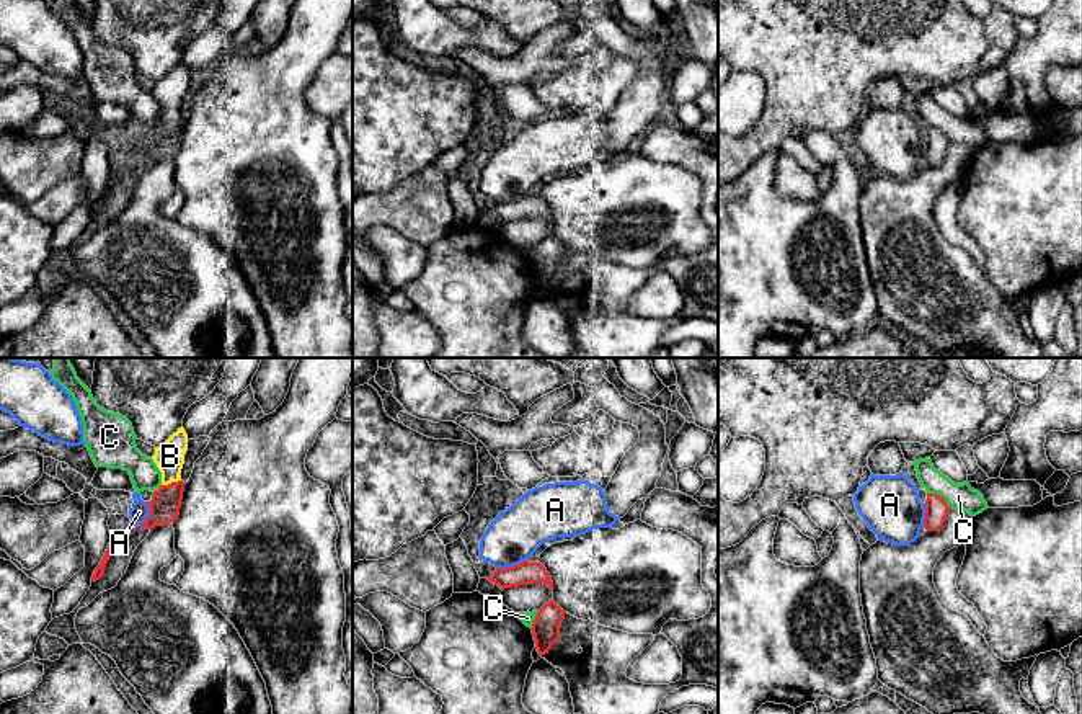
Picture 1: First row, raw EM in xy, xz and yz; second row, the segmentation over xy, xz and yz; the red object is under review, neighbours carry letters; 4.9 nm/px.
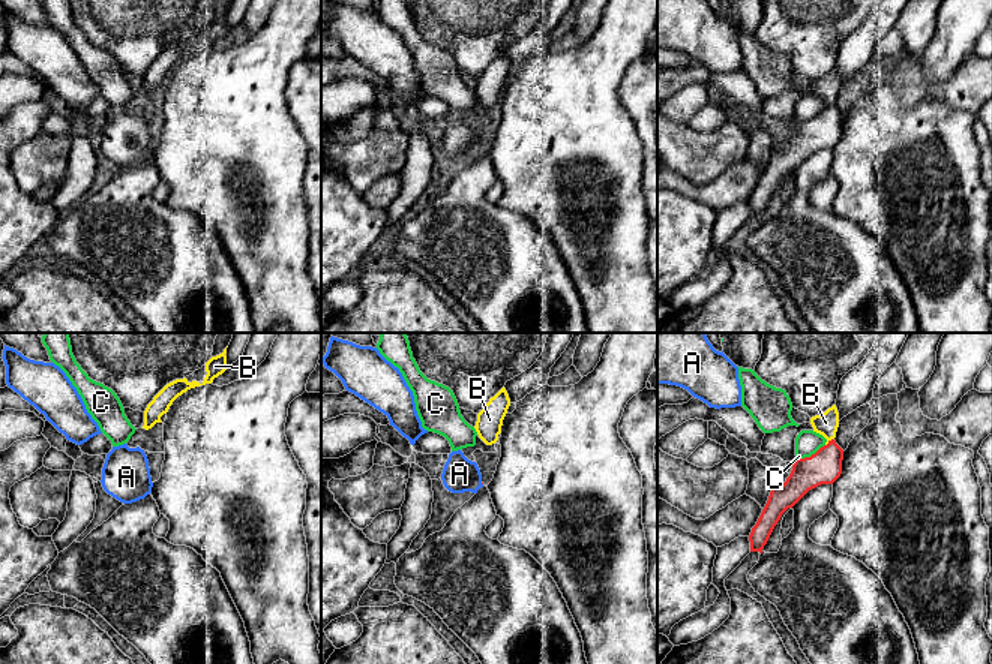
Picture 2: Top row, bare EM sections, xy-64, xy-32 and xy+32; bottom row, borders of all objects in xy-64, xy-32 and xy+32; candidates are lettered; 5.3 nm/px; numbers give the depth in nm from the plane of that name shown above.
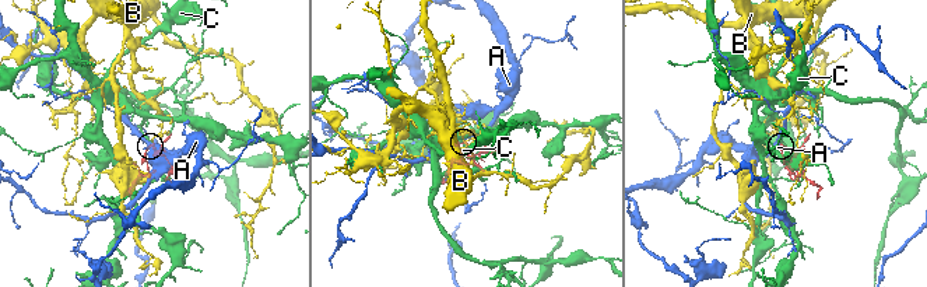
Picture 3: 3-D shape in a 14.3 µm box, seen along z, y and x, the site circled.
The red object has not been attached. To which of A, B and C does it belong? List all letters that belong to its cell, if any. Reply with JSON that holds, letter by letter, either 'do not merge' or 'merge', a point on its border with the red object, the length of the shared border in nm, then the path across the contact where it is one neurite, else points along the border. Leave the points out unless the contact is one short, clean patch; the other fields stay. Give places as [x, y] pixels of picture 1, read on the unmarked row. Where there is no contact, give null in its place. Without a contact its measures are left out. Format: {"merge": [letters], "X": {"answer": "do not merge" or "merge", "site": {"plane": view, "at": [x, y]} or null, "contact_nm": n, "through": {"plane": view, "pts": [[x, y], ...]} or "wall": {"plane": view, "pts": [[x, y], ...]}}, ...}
{"merge": ["B"], "A": {"answer": "do not merge", "site": {"plane": "xz", "at": [513, 200]}, "contact_nm": 160, "wall": {"plane": "xz", "pts": [[526, 193], [496, 203]]}}, "B": {"answer": "merge", "site": {"plane": "xy", "at": [170, 118]}, "contact_nm": 100, "through": {"plane": "xy", "pts": [[165, 138], [170, 118], [170, 90]]}}, "C": {"answer": "do not merge", "site": {"plane": "yz", "at": [939, 129]}, "contact_nm": 140}}

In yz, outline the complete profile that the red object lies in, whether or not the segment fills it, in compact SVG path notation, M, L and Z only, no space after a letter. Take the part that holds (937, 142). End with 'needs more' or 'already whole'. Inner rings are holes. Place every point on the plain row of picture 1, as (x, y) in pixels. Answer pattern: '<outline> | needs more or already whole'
M927 127L924 162L927 165L938 165L950 145L947 134L937 127Z | already whole

